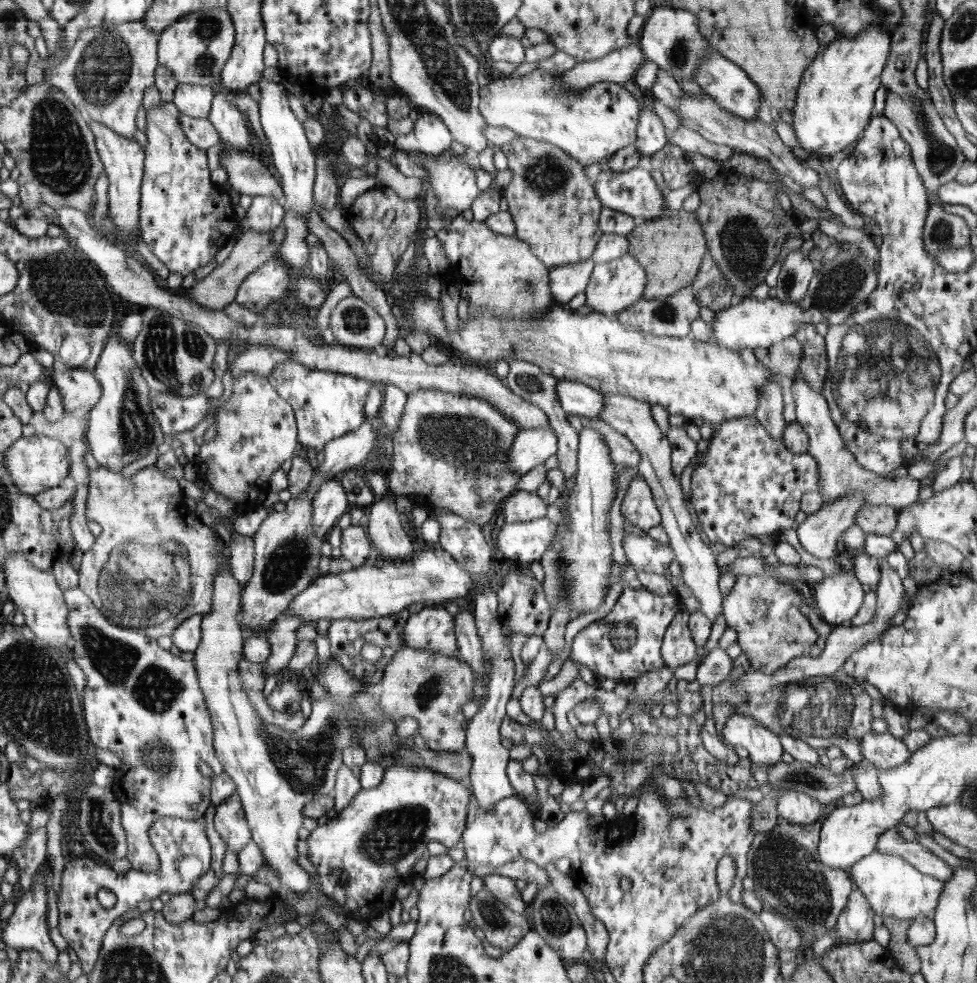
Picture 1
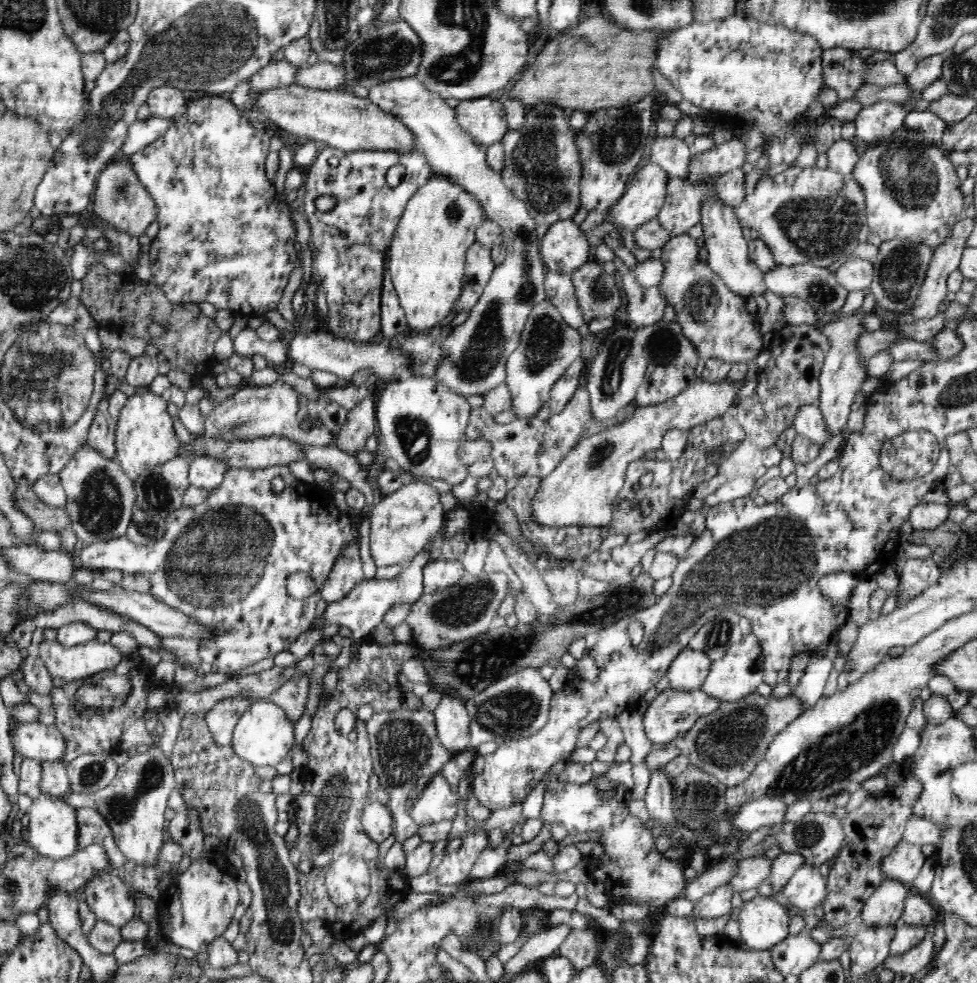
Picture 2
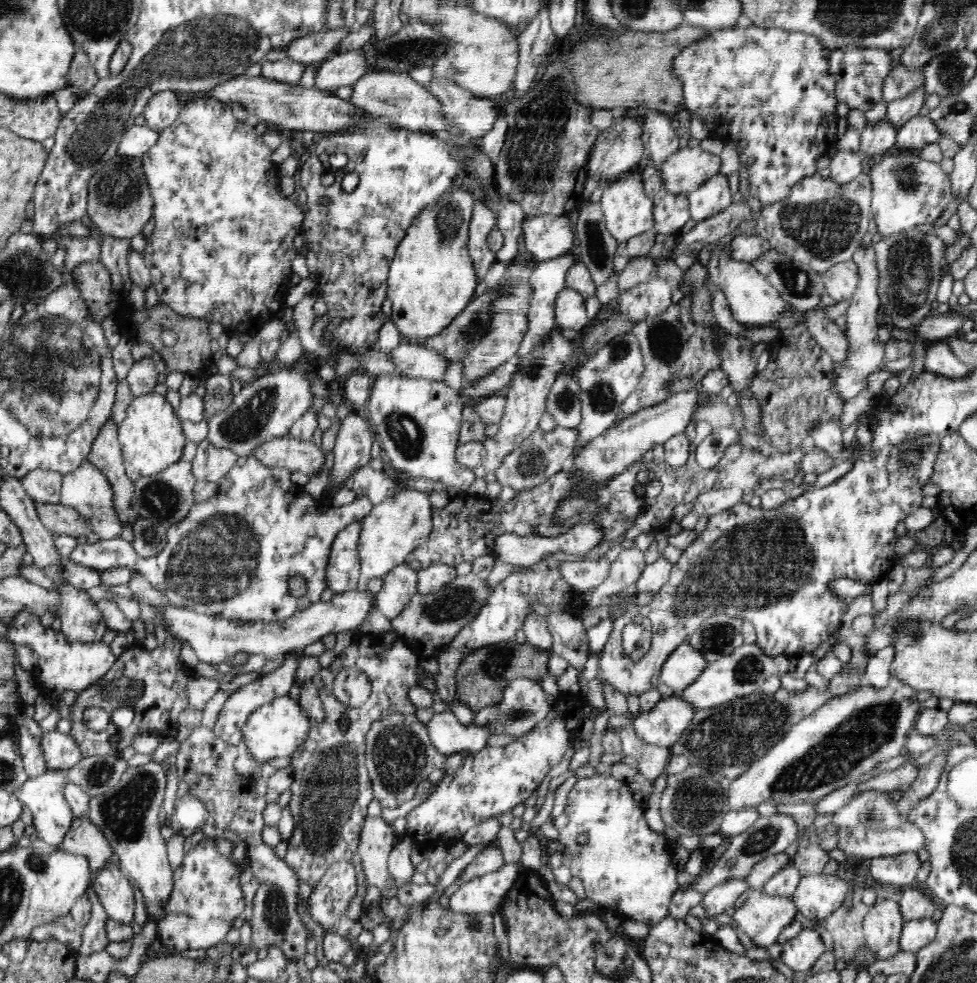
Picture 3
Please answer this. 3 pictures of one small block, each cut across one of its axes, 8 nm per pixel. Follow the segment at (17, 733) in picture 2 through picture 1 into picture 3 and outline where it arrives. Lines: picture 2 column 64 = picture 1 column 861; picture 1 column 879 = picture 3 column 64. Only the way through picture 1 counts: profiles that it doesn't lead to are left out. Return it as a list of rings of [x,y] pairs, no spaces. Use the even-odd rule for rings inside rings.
[[[43,732],[39,745],[49,770],[68,770],[82,760],[80,747],[69,734]]]

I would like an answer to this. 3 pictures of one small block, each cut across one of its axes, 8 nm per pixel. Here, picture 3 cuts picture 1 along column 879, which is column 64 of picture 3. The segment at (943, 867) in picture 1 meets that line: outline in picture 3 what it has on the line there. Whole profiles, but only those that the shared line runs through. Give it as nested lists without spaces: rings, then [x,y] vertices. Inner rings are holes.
[[[88,816],[76,817],[71,822],[70,830],[64,834],[64,842],[57,850],[86,856],[93,874],[105,867],[113,854],[113,848],[108,844],[102,829],[92,823]]]

